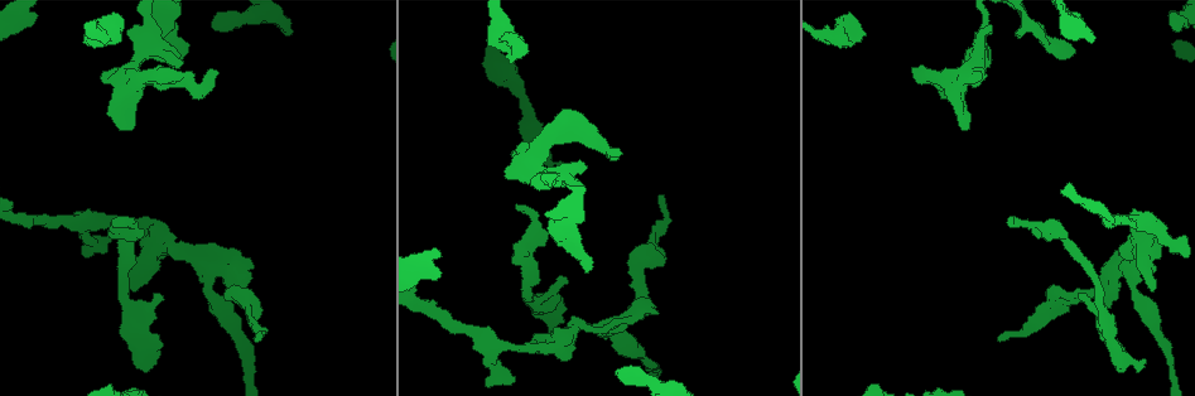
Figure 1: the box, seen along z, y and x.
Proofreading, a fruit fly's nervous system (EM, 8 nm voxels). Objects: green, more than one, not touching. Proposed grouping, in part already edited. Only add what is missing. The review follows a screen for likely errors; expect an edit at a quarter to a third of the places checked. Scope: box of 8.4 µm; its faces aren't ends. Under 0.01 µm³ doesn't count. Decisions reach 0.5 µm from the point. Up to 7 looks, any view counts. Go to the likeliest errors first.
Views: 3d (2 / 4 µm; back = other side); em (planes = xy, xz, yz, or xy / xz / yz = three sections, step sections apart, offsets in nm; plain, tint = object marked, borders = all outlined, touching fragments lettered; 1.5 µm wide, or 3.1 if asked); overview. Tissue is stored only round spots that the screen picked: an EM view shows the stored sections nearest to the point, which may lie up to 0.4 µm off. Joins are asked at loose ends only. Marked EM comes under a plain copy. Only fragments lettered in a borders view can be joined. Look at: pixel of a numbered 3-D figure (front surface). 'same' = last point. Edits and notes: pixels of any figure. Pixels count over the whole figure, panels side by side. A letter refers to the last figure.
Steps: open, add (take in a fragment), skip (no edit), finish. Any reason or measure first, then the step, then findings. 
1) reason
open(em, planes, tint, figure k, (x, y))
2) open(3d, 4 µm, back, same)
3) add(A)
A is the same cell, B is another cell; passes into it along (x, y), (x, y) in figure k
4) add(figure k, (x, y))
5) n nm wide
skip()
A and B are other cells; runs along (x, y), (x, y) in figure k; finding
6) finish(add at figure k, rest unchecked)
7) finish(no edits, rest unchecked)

free end
open(3d, 4 µm, back, figure 1, (966, 126))

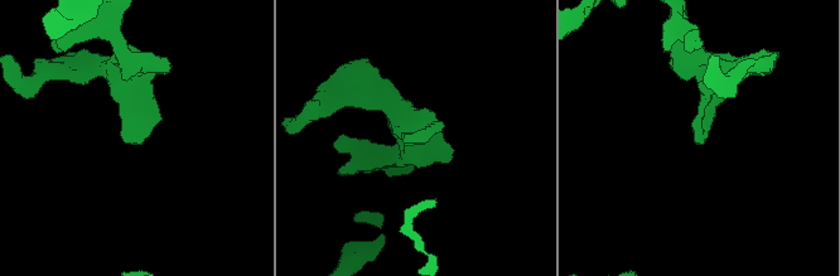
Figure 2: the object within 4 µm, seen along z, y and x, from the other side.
open(em, planes, borders, figure 2, (406, 142))

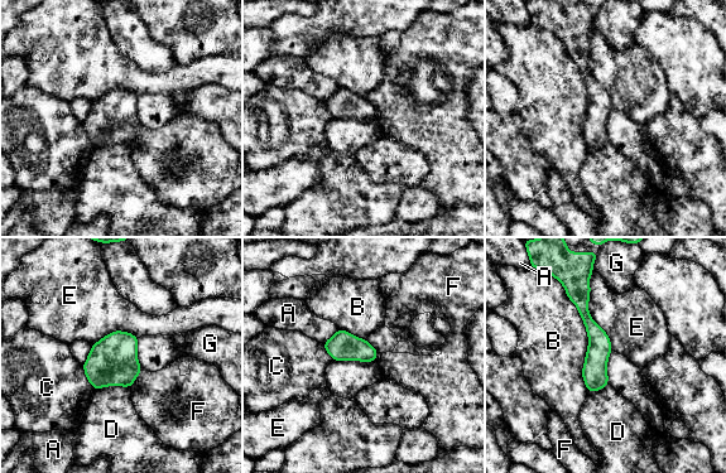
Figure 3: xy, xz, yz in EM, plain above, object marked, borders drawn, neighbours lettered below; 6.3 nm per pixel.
skip()
A, B, C, D, E, F and G are other cells; none of them fits

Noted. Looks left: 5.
branch stops here
open(3d, 2 µm, back, figure 1, (1151, 292))

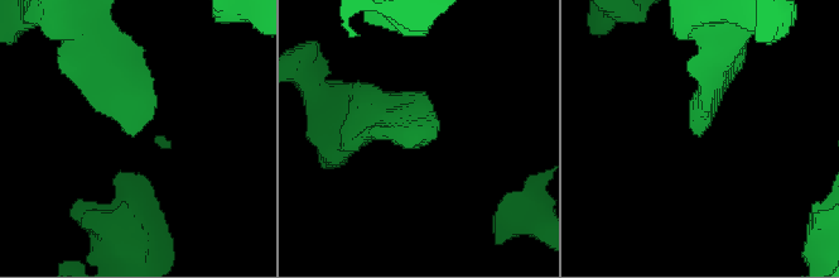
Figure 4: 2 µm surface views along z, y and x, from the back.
open(em, yz, step 8, borders, figure 4, (421, 142))

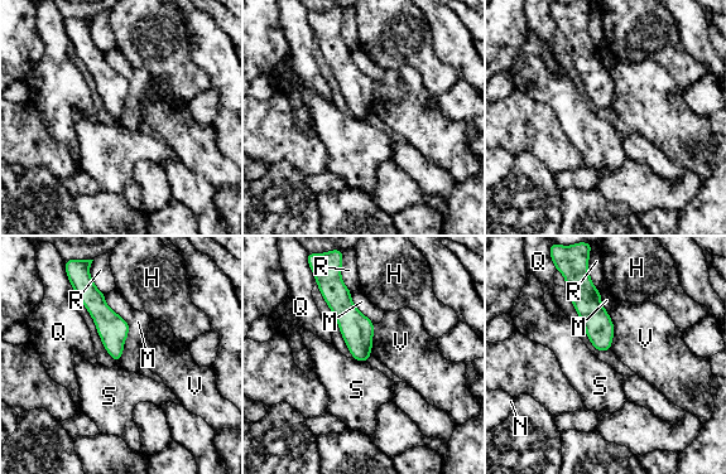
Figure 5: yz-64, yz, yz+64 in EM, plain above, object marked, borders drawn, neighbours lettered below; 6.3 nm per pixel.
skip()
H, M, N, Q, R, S and V are other cells; runs along (333, 267), (362, 358) in figure 5; none of them fits

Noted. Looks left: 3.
free end
open(3d, 2 µm, figure 1, (657, 195))

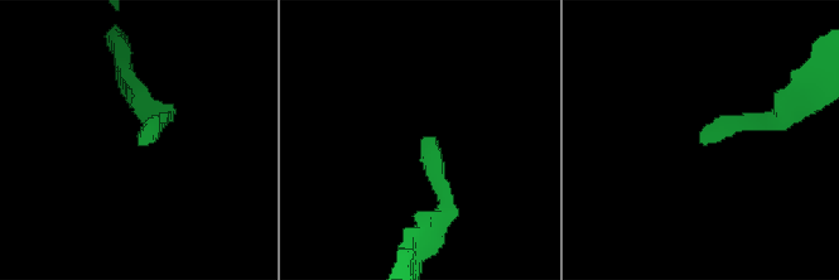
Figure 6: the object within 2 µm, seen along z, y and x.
open(em, xz, step 4, tint, figure 6, (140, 142))

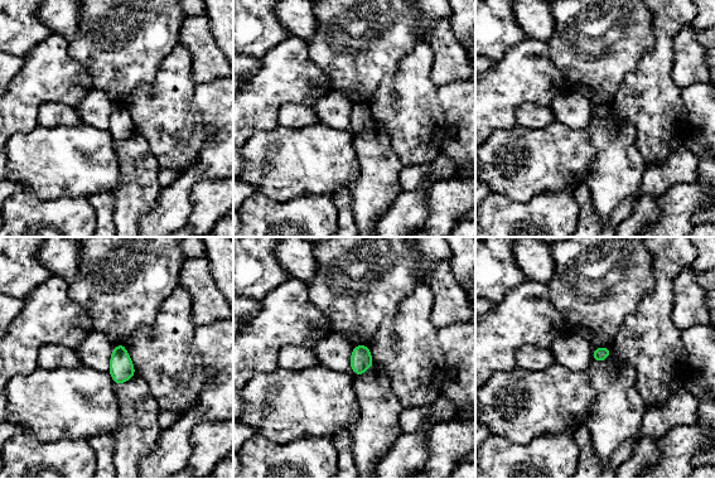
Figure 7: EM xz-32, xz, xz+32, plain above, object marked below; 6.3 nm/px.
another direction
open(em, planes, borders, same)

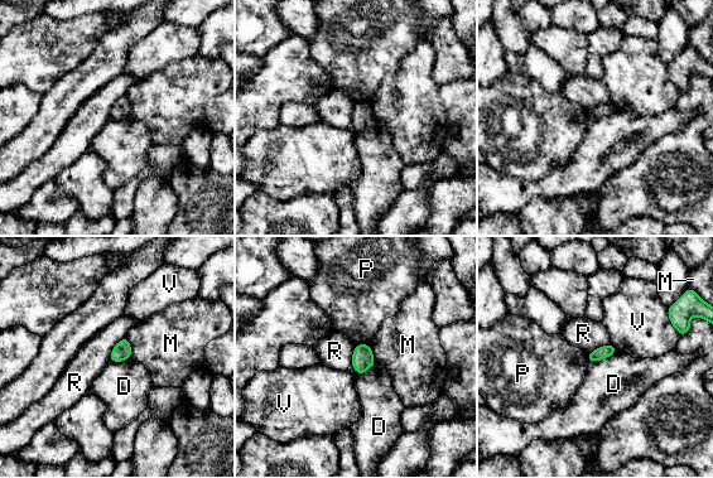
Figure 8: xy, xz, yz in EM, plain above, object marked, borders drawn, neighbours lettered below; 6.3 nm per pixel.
skip()
D, M, P, R and V are other cells; border along (615, 352), (589, 362) in figure 8; none of them fits

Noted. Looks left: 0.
finish(no edits, rest unchecked)

